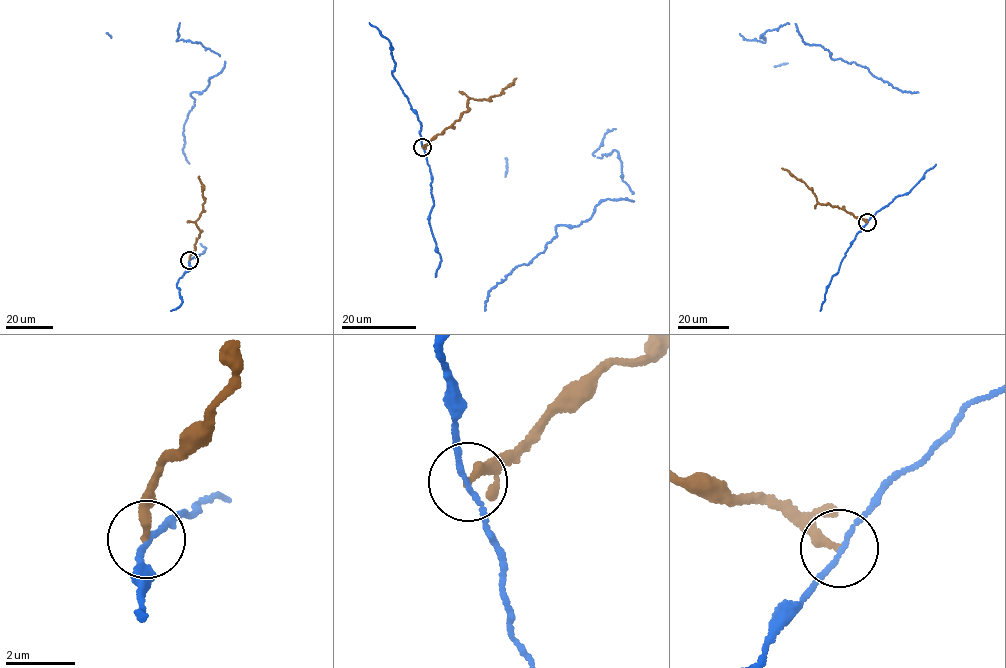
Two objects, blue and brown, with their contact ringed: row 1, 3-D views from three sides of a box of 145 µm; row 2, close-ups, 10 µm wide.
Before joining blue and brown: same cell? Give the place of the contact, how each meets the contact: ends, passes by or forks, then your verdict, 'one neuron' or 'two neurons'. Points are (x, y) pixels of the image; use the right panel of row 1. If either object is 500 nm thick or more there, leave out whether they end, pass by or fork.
(867, 222) | blue passes by | brown ends | two neurons

